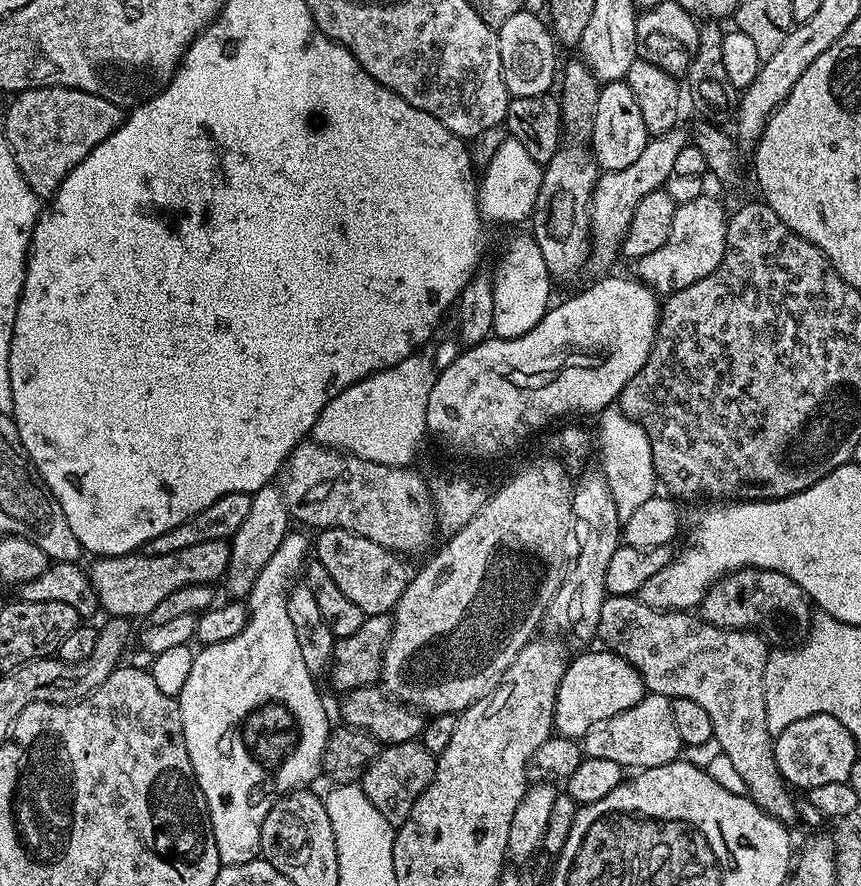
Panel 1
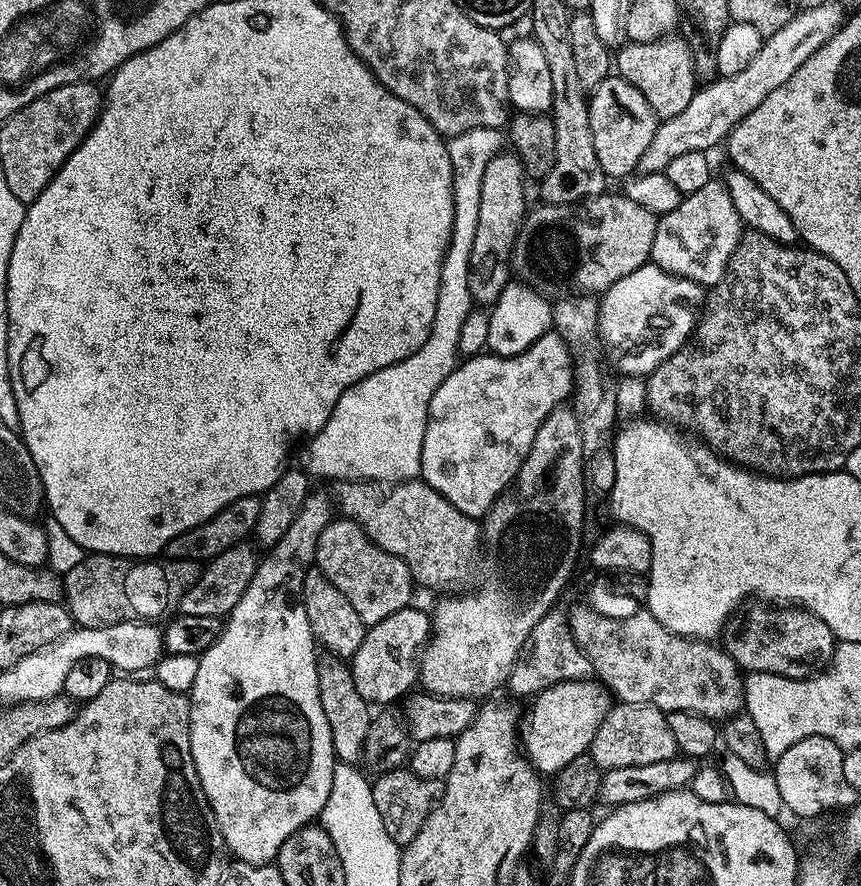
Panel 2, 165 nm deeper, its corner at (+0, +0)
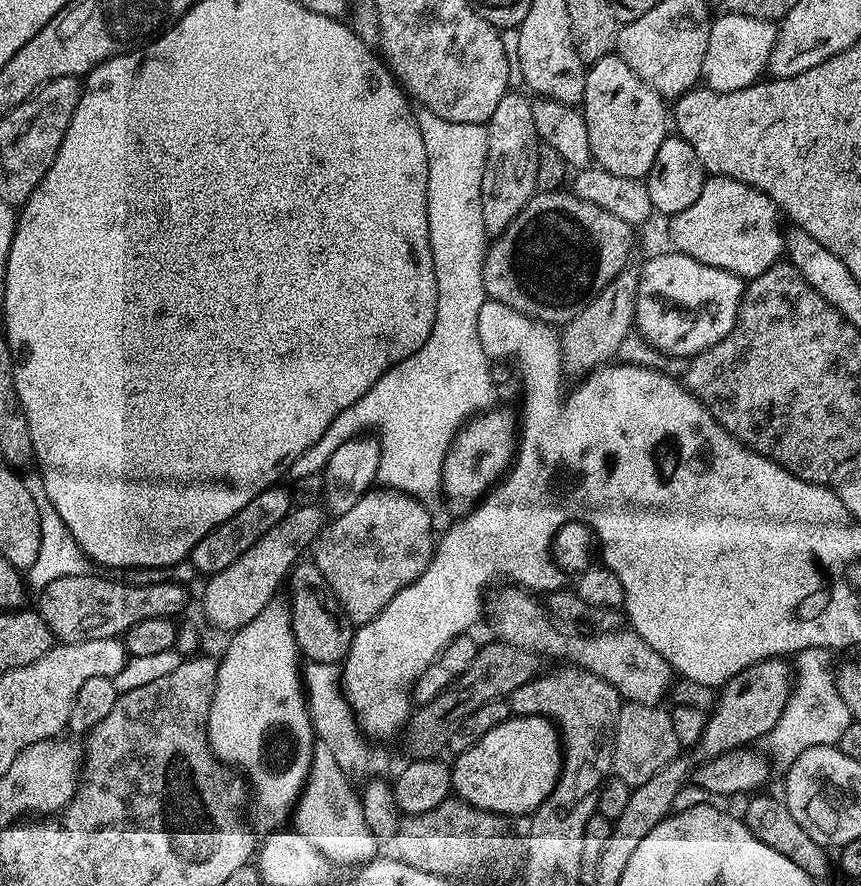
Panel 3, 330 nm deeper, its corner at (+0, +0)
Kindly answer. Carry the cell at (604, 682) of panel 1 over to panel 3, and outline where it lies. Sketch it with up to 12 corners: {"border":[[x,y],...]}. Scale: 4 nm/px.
{"border":[[509,715],[451,765],[452,792],[505,818],[560,777],[544,716]]}

